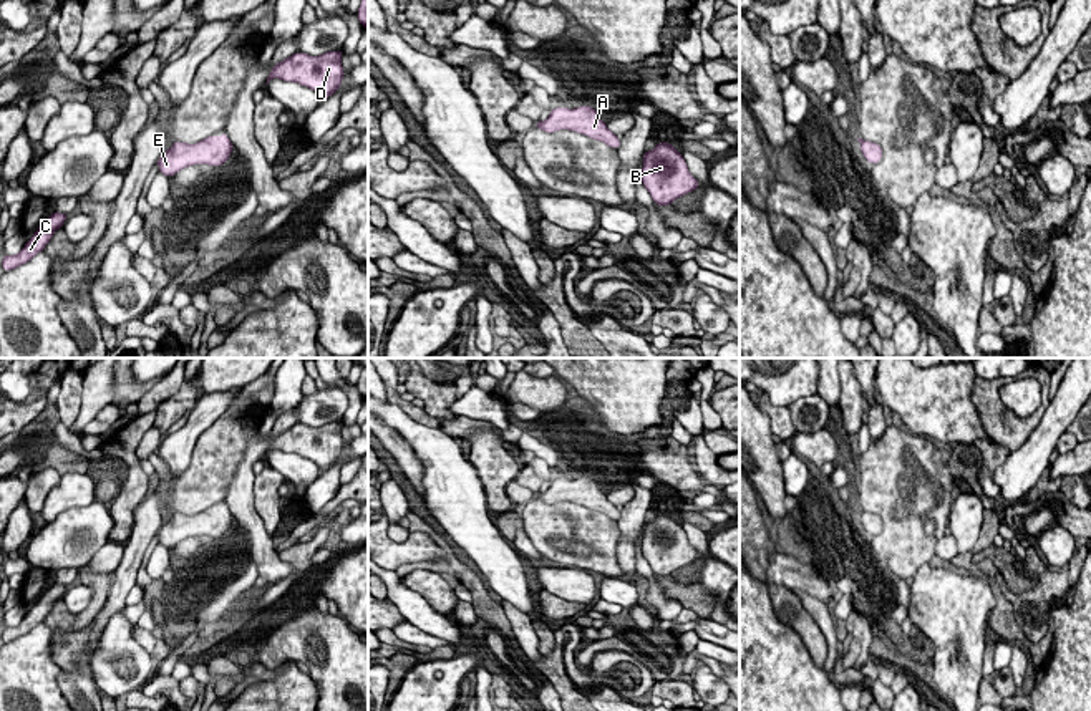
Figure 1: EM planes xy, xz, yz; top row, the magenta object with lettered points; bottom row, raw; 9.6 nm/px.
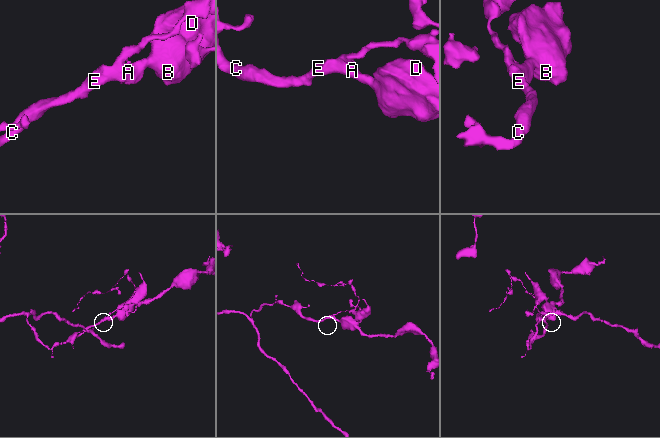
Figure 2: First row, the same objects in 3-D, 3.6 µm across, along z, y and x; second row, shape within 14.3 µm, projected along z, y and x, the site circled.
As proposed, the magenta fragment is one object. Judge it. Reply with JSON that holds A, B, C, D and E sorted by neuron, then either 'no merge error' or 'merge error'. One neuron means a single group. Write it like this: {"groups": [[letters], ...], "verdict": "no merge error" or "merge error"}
{"groups": [["A", "B", "C", "D", "E"]], "verdict": "no merge error"}

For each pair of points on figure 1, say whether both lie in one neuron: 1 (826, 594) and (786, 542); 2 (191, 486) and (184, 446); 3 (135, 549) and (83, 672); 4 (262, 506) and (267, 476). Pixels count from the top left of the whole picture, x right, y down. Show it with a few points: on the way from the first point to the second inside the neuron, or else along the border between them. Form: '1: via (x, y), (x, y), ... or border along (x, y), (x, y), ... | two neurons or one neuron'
1: border along (780, 551), (809, 564) | two neurons
2: border along (203, 431), (196, 441), (191, 463), (173, 476) | two neurons
3: via (125, 579), (116, 600), (103, 615), (92, 642) | one neuron
4: via (266, 499), (267, 483) | one neuron

